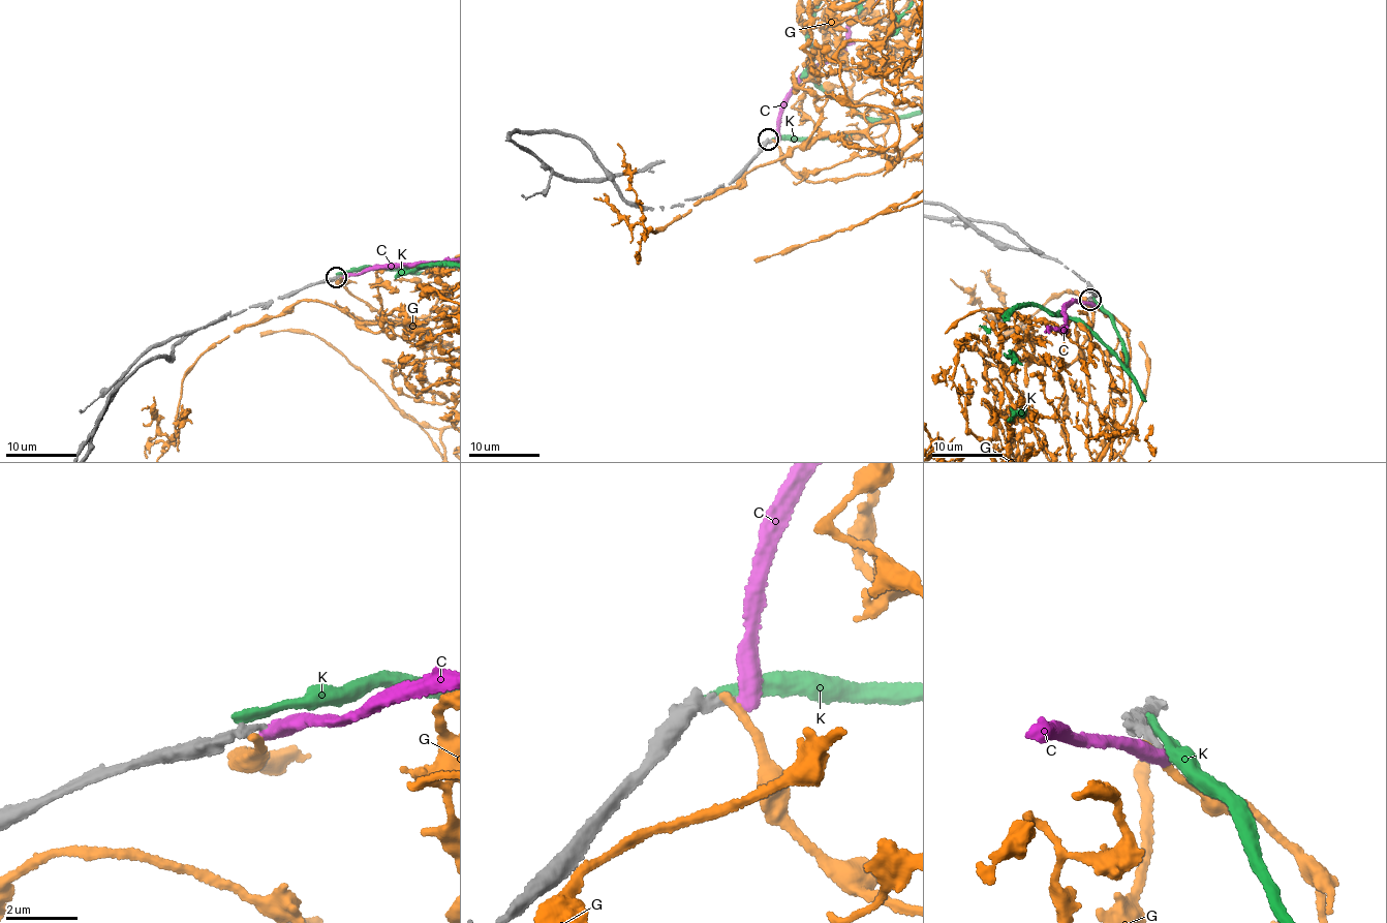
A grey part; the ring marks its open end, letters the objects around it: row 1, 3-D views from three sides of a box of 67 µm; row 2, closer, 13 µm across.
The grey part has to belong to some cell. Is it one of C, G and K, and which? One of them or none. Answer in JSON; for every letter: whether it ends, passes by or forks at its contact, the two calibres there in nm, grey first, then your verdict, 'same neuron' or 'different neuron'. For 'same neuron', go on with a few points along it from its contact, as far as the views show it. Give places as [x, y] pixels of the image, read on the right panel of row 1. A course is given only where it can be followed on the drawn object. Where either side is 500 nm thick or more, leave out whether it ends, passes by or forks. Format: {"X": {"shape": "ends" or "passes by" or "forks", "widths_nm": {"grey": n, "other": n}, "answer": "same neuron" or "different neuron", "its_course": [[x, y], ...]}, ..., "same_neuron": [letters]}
{"C": {"shape": "ends", "widths_nm": {"grey": 240, "other": 480}, "answer": "different neuron"}, "G": {"shape": "ends", "widths_nm": {"grey": 320, "other": 240}, "answer": "different neuron"}, "K": {"shape": "ends", "widths_nm": {"grey": 320, "other": 320}, "answer": "different neuron"}, "same_neuron": []}

